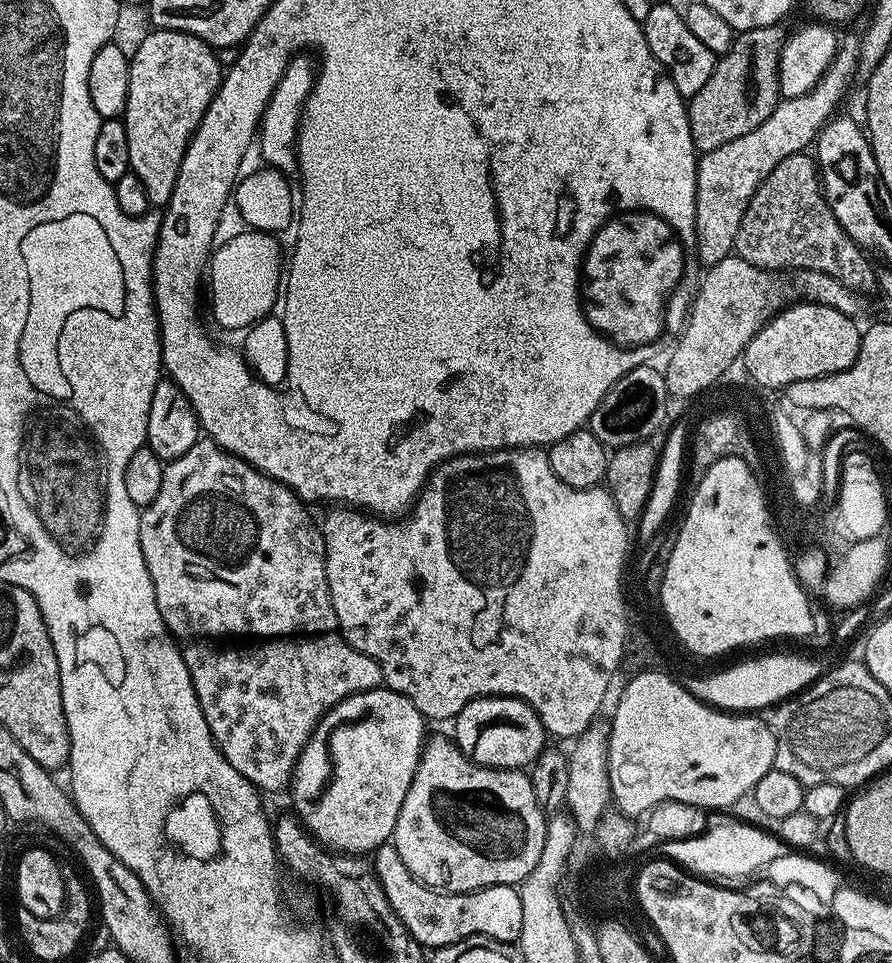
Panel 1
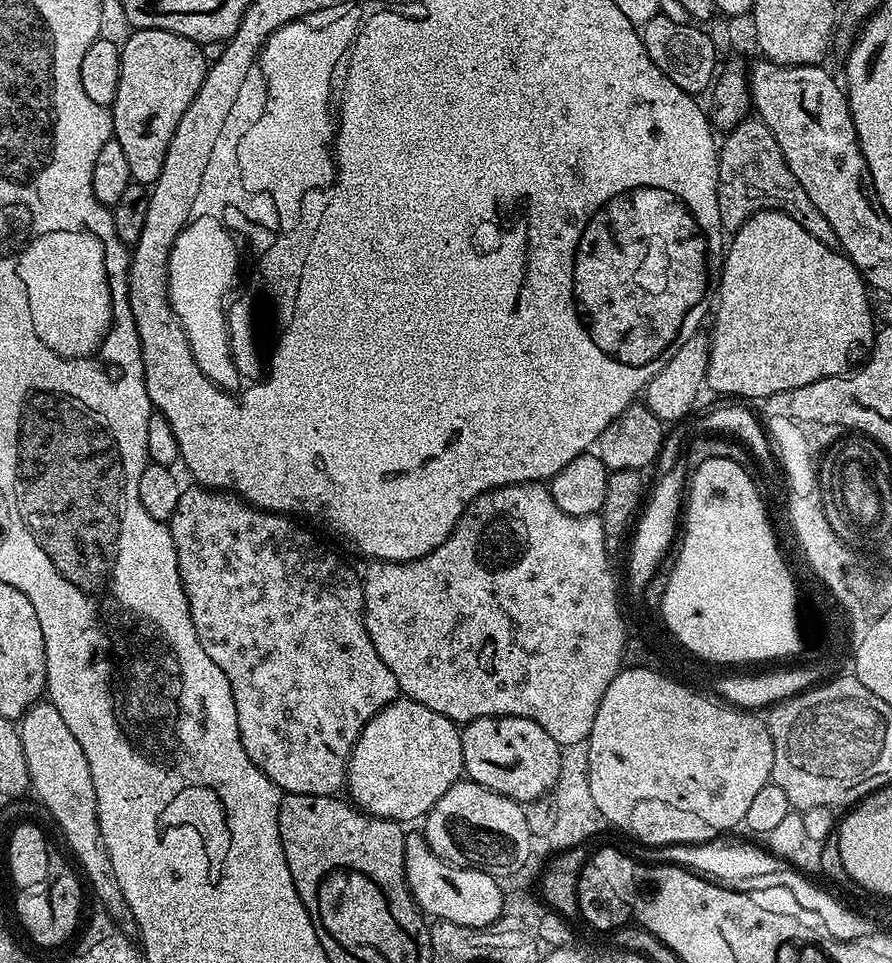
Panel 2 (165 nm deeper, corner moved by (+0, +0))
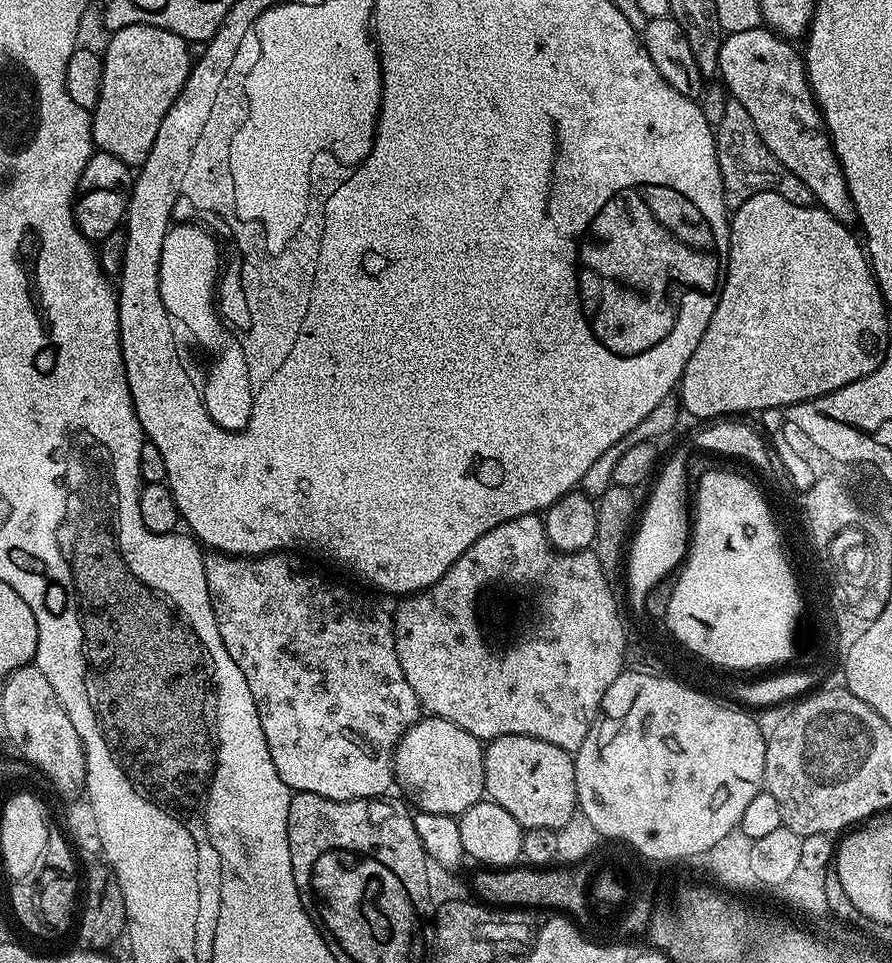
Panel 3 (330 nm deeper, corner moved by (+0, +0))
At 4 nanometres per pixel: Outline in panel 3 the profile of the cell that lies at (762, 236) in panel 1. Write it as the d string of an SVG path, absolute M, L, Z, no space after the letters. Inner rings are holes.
M731 98L725 99L724 109L720 112L720 121L715 121L714 135L716 137L716 157L720 167L720 177L724 187L724 203L729 209L735 210L742 202L746 202L754 194L759 192L777 192L786 202L794 202L798 206L806 206L813 203L812 195L808 187L762 142L758 130L754 130L754 122L750 114L746 114L746 106L742 102Z

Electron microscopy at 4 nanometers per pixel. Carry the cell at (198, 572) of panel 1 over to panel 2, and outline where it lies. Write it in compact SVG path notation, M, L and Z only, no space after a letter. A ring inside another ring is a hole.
M199 486L185 487L178 498L178 506L170 521L174 550L178 554L178 570L186 598L190 606L190 618L202 642L202 650L218 662L218 670L226 674L230 690L234 694L234 710L238 710L238 734L242 738L242 750L250 756L250 762L262 770L275 782L281 793L310 794L311 796L336 796L345 787L348 774L348 759L352 757L352 747L358 742L362 730L382 709L401 695L390 666L378 658L374 642L366 634L364 625L364 585L358 572L355 572L340 556L335 556L324 544L319 544L304 528L295 524L295 519L278 512L264 512L254 508L247 500Z

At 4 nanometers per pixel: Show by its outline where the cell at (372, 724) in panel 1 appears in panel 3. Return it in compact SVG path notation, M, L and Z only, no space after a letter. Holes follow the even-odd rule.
M425 715L416 721L414 727L400 739L394 757L394 780L404 787L404 792L422 812L446 814L459 818L470 806L479 804L485 799L484 791L484 750L485 745L474 734L462 730L462 726L454 726L454 722L446 722L437 716Z

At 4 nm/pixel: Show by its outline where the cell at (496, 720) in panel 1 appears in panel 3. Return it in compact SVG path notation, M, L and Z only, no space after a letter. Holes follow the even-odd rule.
M499 736L496 740L489 740L484 750L484 791L487 799L509 812L521 829L541 828L556 832L578 812L576 761L573 753L529 736Z

